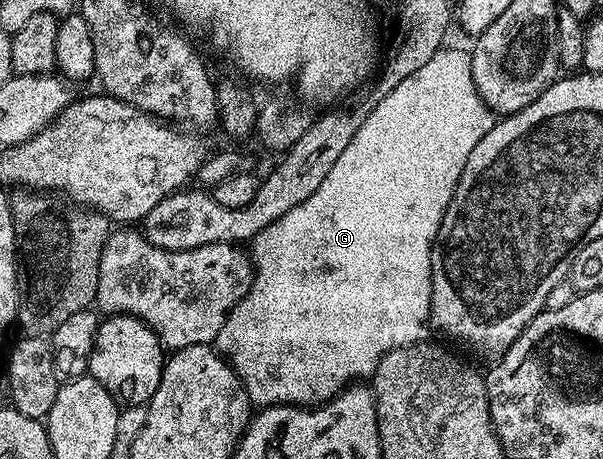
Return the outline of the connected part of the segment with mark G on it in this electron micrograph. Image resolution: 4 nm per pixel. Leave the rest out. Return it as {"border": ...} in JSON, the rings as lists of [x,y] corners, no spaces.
{"border":[[[449,47],[429,57],[429,61],[425,61],[425,65],[417,69],[417,73],[405,77],[401,85],[382,96],[378,100],[380,103],[371,112],[366,112],[353,141],[345,145],[345,153],[337,157],[333,169],[325,173],[325,181],[317,185],[315,192],[305,201],[301,201],[301,205],[289,209],[285,217],[261,229],[261,233],[257,233],[255,238],[250,240],[249,254],[253,268],[251,288],[243,292],[242,299],[229,313],[225,325],[221,325],[221,333],[216,337],[214,346],[237,372],[247,396],[256,408],[280,405],[318,407],[320,403],[328,403],[346,387],[374,375],[379,358],[385,353],[398,347],[410,347],[412,343],[428,338],[427,327],[429,328],[431,318],[431,248],[440,238],[439,226],[443,223],[449,201],[457,189],[461,169],[465,169],[465,161],[469,161],[469,153],[473,153],[473,145],[477,145],[477,141],[481,141],[481,137],[485,137],[485,133],[489,133],[489,129],[497,121],[493,112],[475,92],[470,54],[466,50],[463,52]]]}

